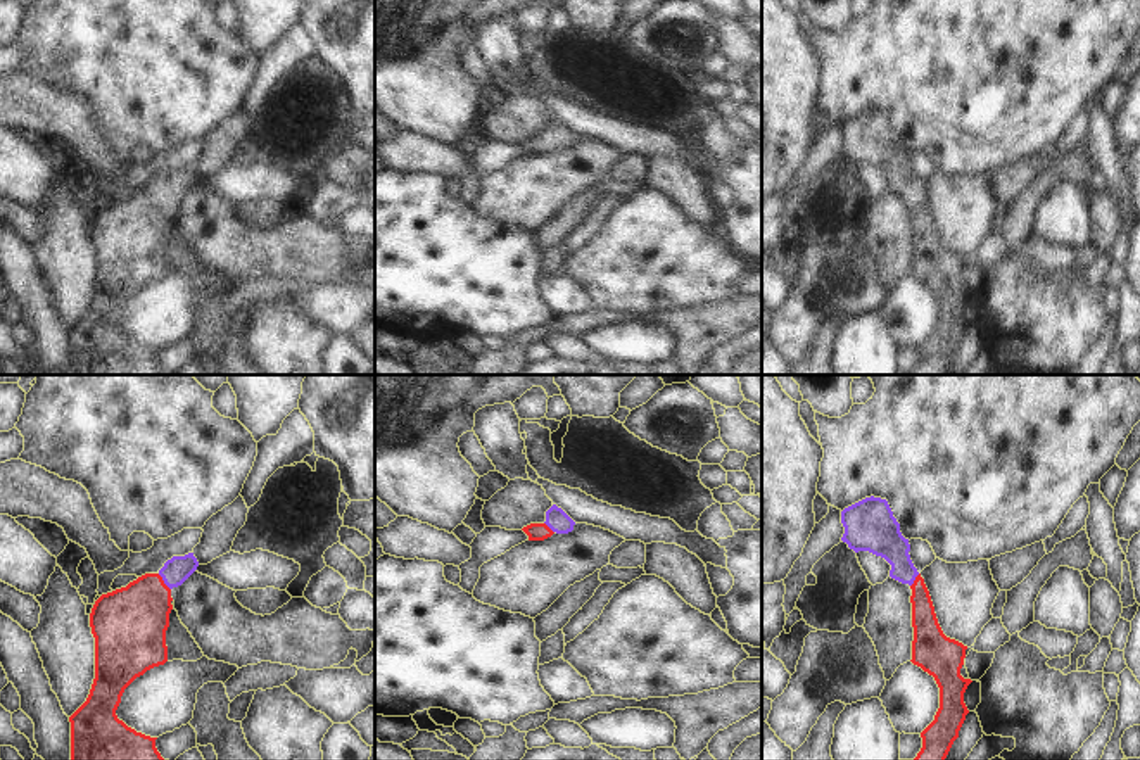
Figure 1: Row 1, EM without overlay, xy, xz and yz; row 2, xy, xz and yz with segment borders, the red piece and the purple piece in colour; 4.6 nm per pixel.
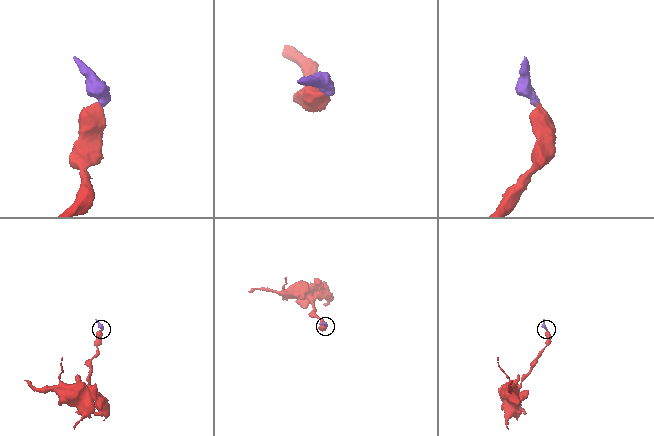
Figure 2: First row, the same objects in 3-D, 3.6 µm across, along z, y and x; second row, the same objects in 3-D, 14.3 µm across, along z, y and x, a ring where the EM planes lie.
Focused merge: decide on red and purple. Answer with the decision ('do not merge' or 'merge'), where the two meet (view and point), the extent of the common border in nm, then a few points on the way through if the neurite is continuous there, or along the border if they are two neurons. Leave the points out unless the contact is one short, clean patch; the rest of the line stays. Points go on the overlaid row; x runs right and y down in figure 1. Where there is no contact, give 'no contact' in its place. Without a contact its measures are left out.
merge; meets red in xy at (163, 582); contact 100 nm long; runs through xy (128, 624), (163, 582), (178, 569)

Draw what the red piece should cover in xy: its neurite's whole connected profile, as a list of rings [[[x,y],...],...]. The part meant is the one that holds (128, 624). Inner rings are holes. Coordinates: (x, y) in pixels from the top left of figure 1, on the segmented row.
[[[193,553],[173,556],[157,573],[102,594],[90,613],[95,679],[86,701],[69,717],[71,760],[164,760],[155,739],[117,719],[124,689],[168,662],[171,589],[199,567]]]

